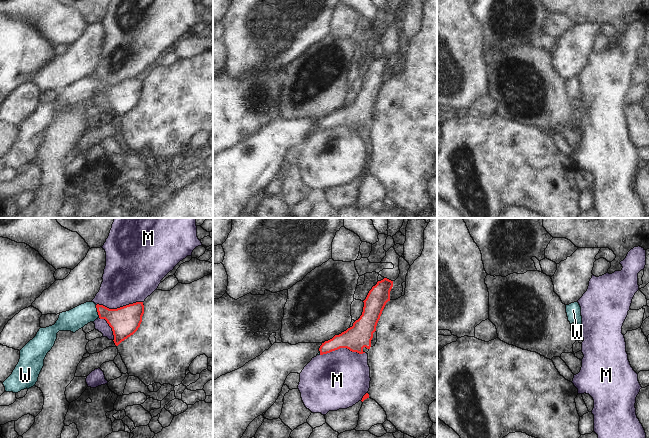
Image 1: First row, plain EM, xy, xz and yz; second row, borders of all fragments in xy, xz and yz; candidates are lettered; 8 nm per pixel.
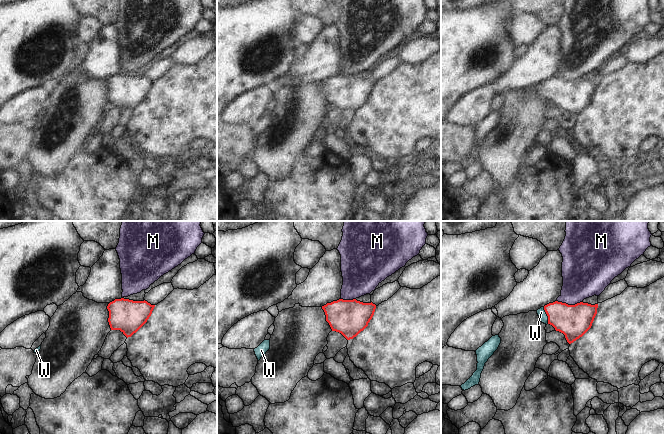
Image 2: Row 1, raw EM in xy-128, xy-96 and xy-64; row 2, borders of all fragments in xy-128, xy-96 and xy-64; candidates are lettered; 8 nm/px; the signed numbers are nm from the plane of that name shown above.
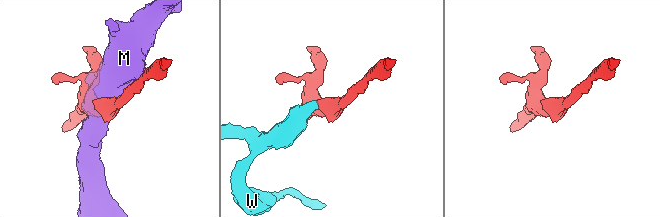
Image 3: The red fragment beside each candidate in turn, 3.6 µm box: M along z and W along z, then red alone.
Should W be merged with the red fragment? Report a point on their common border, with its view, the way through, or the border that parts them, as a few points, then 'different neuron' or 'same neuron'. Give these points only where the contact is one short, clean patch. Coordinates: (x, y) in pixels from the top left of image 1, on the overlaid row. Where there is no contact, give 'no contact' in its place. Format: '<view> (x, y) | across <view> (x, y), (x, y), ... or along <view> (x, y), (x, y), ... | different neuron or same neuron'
xy (97, 311) | across xy (124, 321), (97, 311), (89, 311), (73, 320) | same neuron

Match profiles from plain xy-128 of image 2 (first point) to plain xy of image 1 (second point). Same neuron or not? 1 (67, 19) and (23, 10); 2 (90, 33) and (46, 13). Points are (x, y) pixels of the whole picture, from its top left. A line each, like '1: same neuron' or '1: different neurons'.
1: different neurons
2: same neuron

